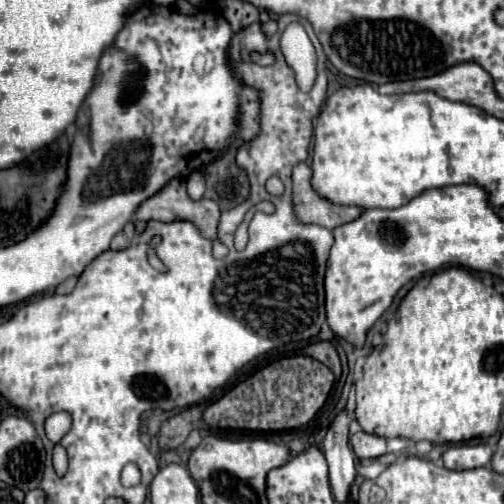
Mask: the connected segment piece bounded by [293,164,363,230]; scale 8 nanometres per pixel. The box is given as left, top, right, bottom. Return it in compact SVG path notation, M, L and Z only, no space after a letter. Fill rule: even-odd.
M299 164L293 170L293 202L295 214L305 224L319 224L335 230L341 224L353 222L361 216L363 208L341 206L321 198L311 186L311 166Z

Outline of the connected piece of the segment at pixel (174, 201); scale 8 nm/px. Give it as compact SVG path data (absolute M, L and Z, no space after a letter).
M175 178L171 180L159 194L143 202L135 214L137 220L157 220L157 222L173 222L173 220L189 220L193 222L205 236L215 240L215 230L219 222L219 206L207 200L191 200L185 190L185 182Z

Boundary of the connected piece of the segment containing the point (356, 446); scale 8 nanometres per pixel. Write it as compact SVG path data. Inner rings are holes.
M367 432L353 434L351 446L359 458L379 458L385 454L385 438Z

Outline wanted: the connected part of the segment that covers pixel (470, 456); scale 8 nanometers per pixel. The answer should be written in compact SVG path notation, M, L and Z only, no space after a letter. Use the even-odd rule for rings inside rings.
M455 444L443 454L443 464L449 470L469 470L469 468L487 466L491 458L493 458L493 450L487 444L477 444L477 446Z

